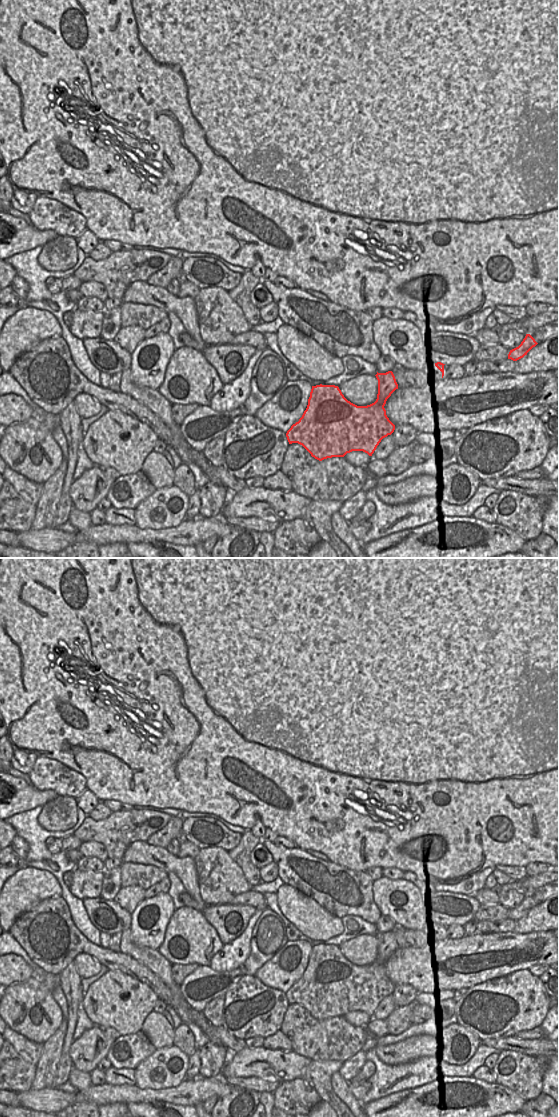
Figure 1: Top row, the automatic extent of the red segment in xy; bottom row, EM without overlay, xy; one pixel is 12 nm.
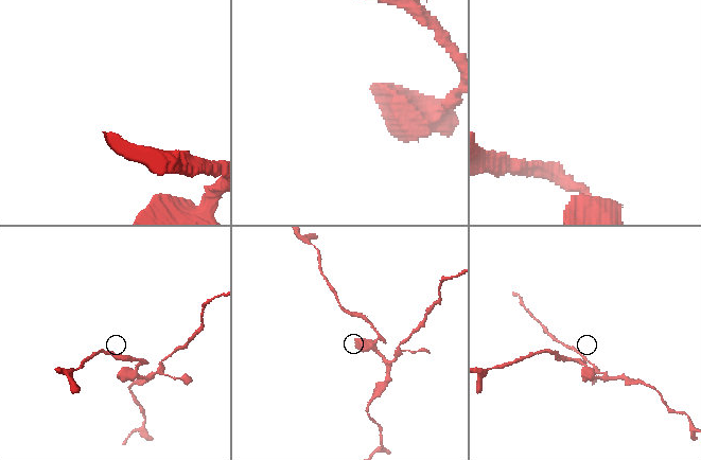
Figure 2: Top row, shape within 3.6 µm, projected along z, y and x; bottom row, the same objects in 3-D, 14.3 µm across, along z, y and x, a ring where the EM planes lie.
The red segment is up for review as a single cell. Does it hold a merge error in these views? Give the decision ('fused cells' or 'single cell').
fused cells

